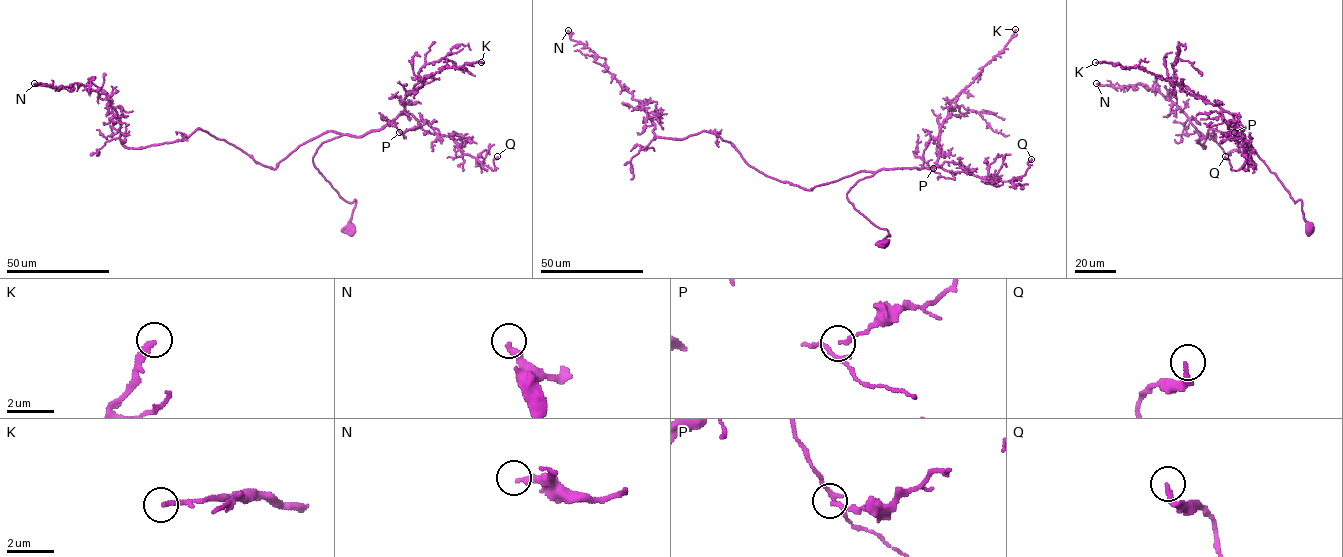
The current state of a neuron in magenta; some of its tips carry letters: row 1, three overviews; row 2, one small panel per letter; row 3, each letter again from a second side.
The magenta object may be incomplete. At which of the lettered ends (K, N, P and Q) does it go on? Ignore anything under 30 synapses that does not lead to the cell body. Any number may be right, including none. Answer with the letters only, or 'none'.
K

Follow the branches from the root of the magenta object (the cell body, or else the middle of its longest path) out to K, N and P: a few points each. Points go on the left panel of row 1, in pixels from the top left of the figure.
K: (351, 229), (356, 201), (344, 200), (314, 166), (317, 148), (379, 130), (425, 76), (481, 62)
N: (351, 229), (356, 201), (312, 160), (339, 133), (275, 169), (197, 128), (125, 148), (96, 91), (34, 83)
P: (351, 229), (356, 201), (340, 196), (313, 156), (326, 140), (379, 130), (402, 113), (430, 123), (399, 132)

